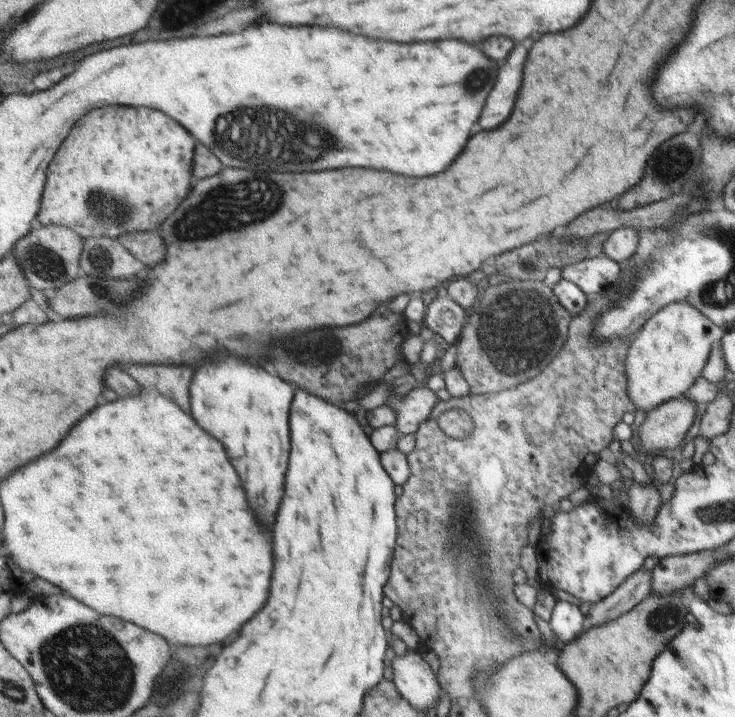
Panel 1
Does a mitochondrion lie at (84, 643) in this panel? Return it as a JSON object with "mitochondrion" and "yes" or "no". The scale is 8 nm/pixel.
{"mitochondrion":"yes"}

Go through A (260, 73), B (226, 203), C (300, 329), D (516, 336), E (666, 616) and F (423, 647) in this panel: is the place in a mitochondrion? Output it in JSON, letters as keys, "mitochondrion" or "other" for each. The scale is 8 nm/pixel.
{"A":"other","B":"mitochondrion","C":"mitochondrion","D":"mitochondrion","E":"mitochondrion","F":"other"}

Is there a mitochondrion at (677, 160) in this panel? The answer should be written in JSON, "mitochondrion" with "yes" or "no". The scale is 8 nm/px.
{"mitochondrion":"yes"}

